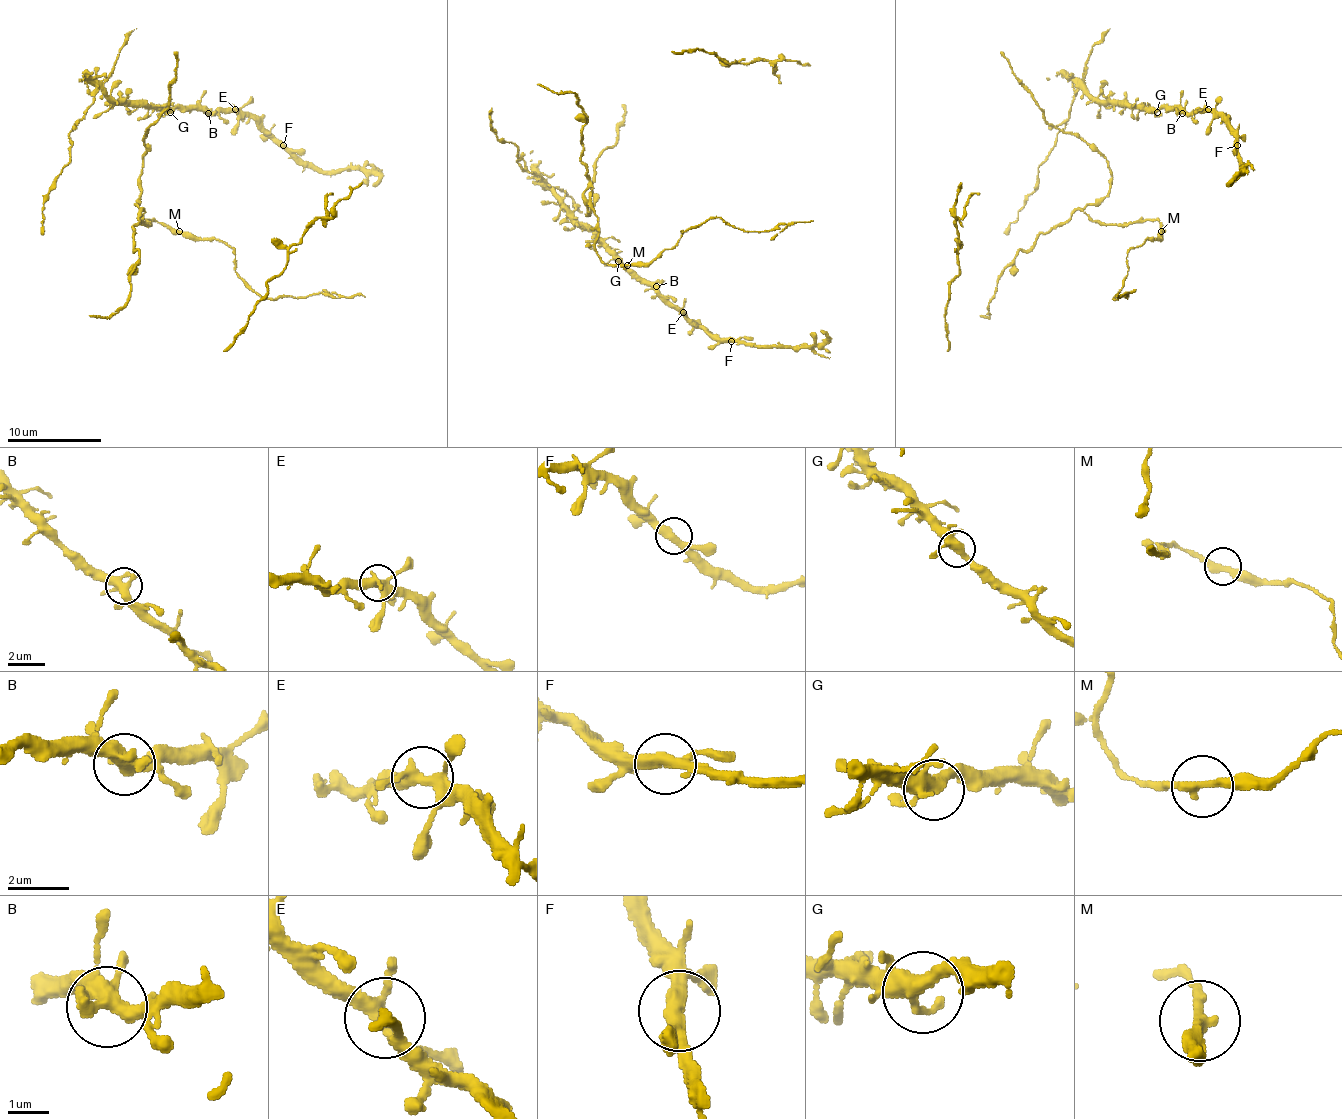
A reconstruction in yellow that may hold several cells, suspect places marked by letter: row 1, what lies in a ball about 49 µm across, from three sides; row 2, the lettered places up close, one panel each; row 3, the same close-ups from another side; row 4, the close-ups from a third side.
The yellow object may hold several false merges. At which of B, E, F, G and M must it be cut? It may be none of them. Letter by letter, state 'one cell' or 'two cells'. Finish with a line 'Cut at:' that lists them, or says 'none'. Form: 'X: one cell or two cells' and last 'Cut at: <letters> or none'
B: one cell
E: one cell
F: one cell
G: one cell
M: one cell
Cut at: none

